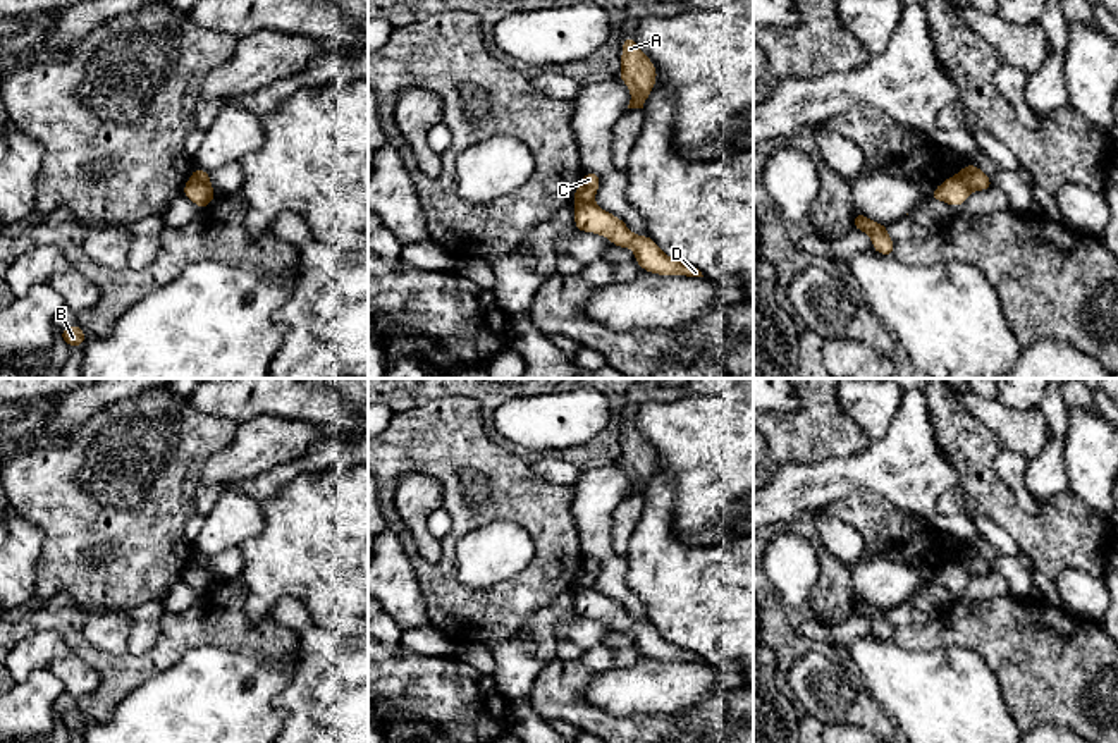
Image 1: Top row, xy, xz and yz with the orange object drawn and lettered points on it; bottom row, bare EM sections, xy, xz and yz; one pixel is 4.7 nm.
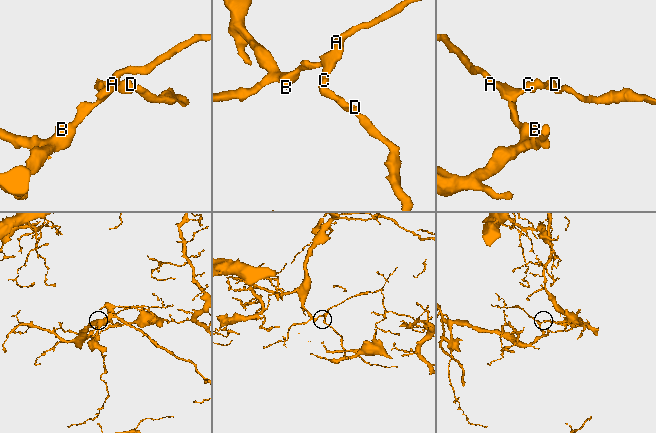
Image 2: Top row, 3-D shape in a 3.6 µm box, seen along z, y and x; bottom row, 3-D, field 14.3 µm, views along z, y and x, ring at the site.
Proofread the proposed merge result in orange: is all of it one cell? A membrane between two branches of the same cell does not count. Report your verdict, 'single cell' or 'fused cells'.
fused cells

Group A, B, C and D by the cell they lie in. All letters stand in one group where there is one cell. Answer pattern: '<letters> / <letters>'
A B C / D

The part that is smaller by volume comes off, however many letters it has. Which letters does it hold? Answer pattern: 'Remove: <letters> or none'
Remove: D

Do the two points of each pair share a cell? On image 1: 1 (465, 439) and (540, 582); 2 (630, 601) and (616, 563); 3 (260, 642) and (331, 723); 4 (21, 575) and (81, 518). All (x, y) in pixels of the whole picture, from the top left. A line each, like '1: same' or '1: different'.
1: same
2: same
3: different
4: different

